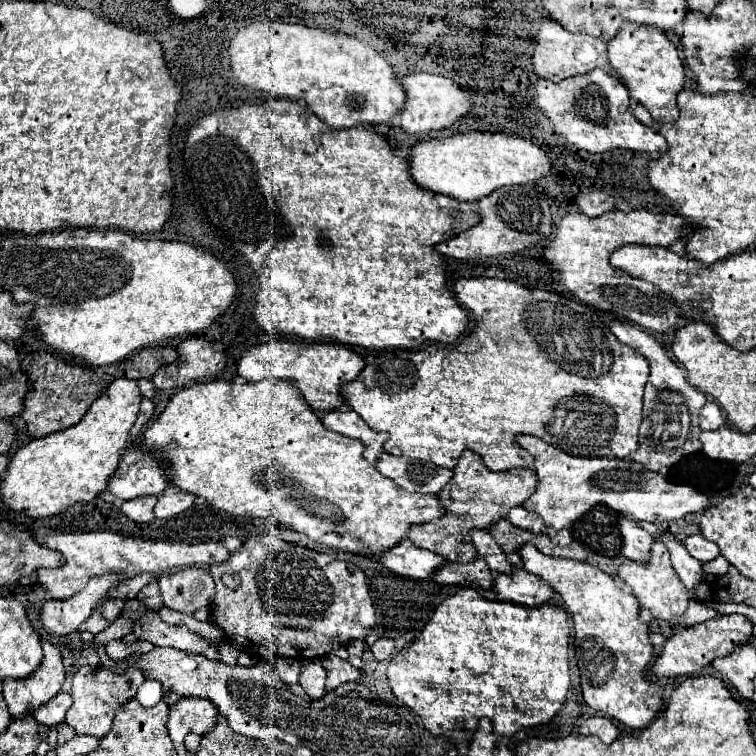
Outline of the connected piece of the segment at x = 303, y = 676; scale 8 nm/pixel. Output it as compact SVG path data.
M306 659L302 661L302 671L300 671L300 685L308 693L310 699L320 699L324 697L326 689L326 671L320 663L320 659Z

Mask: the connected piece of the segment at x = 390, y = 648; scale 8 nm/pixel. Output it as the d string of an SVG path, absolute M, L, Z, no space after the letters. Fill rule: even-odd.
M378 639L378 641L370 647L370 651L372 651L372 655L374 655L378 661L388 661L388 659L392 659L392 655L396 653L392 639Z

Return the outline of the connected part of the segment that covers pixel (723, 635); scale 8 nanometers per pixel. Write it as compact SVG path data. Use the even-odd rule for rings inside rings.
M720 615L712 621L698 623L694 627L680 629L676 635L672 635L662 655L656 659L652 671L660 677L680 677L680 675L698 675L704 667L708 667L716 657L726 657L734 653L734 647L746 645L752 639L752 621L744 615Z

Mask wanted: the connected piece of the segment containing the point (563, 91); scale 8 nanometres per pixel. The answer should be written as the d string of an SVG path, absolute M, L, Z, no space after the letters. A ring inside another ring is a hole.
M594 69L586 75L568 77L560 83L540 79L536 85L534 101L542 113L556 125L556 131L570 143L590 153L604 153L612 149L632 149L640 153L662 153L668 149L666 139L652 127L640 123L630 113L628 91L618 79L606 75L602 69Z

